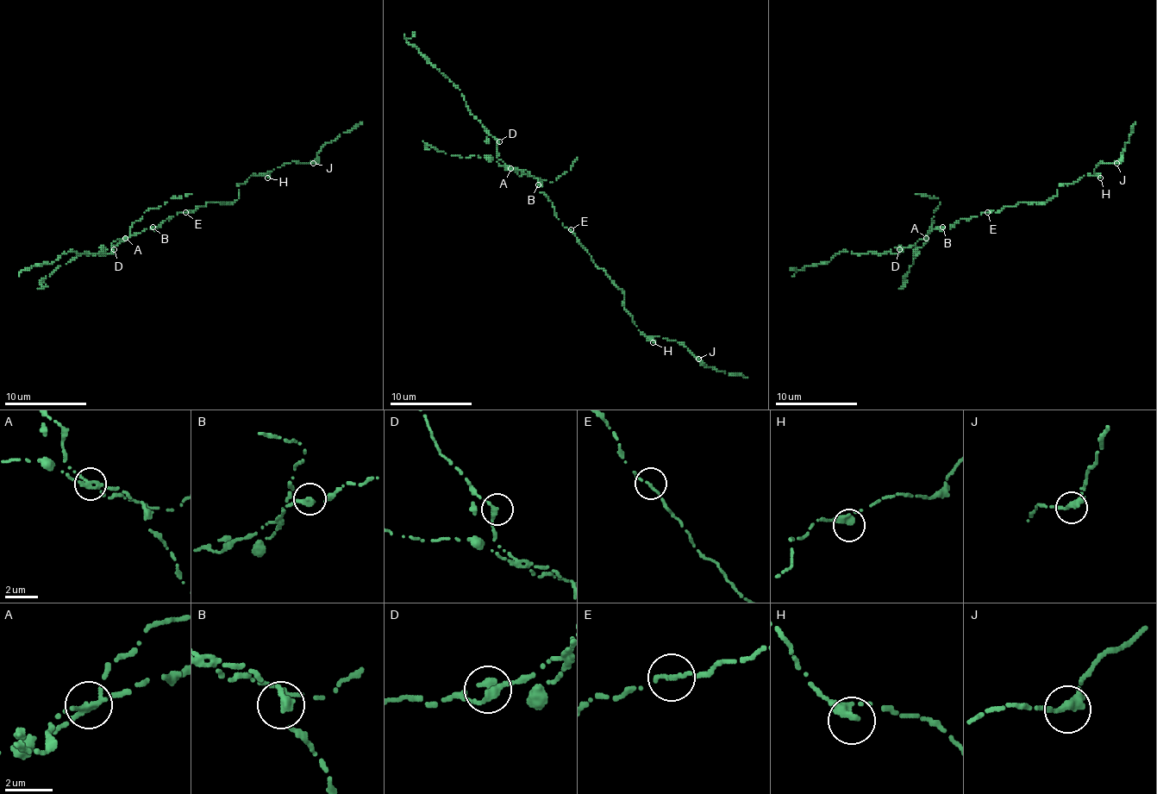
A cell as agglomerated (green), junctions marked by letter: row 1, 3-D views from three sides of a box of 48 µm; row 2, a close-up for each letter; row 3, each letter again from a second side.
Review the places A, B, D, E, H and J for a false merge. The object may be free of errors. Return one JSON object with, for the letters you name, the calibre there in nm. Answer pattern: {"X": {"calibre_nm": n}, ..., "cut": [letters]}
{"A": {"calibre_nm": 320}, "cut": ["A"]}

